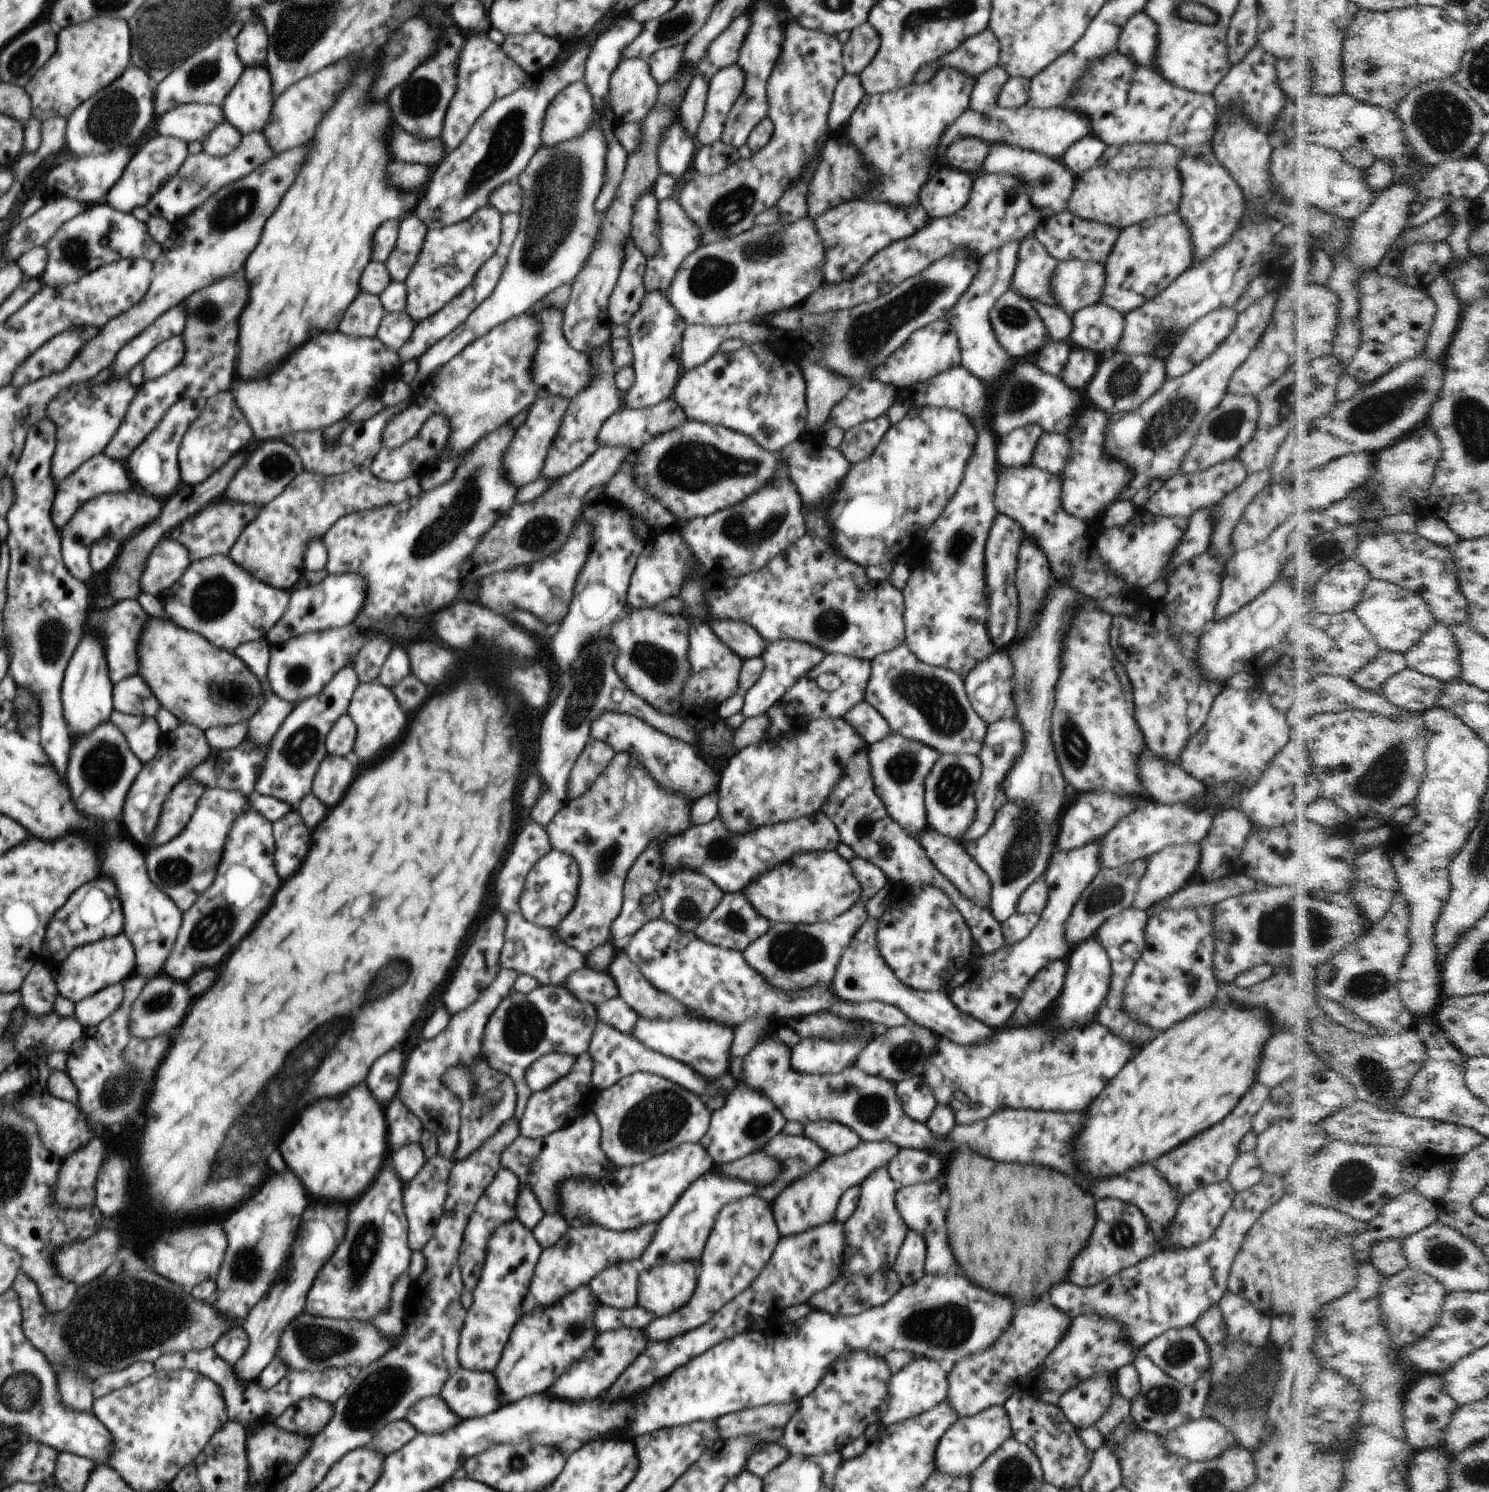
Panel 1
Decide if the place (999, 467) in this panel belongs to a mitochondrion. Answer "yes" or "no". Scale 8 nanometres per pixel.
no

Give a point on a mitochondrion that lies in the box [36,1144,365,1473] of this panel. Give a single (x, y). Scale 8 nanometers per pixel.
(91, 1339)

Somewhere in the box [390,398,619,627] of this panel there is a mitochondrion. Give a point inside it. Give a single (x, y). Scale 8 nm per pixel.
(463, 507)

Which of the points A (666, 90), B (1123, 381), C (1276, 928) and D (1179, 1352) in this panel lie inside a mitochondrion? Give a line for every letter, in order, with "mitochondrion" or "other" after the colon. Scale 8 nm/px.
A: other
B: mitochondrion
C: mitochondrion
D: mitochondrion

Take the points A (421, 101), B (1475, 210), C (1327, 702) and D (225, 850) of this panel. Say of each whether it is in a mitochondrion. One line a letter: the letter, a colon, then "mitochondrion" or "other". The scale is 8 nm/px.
A: mitochondrion
B: other
C: other
D: other

